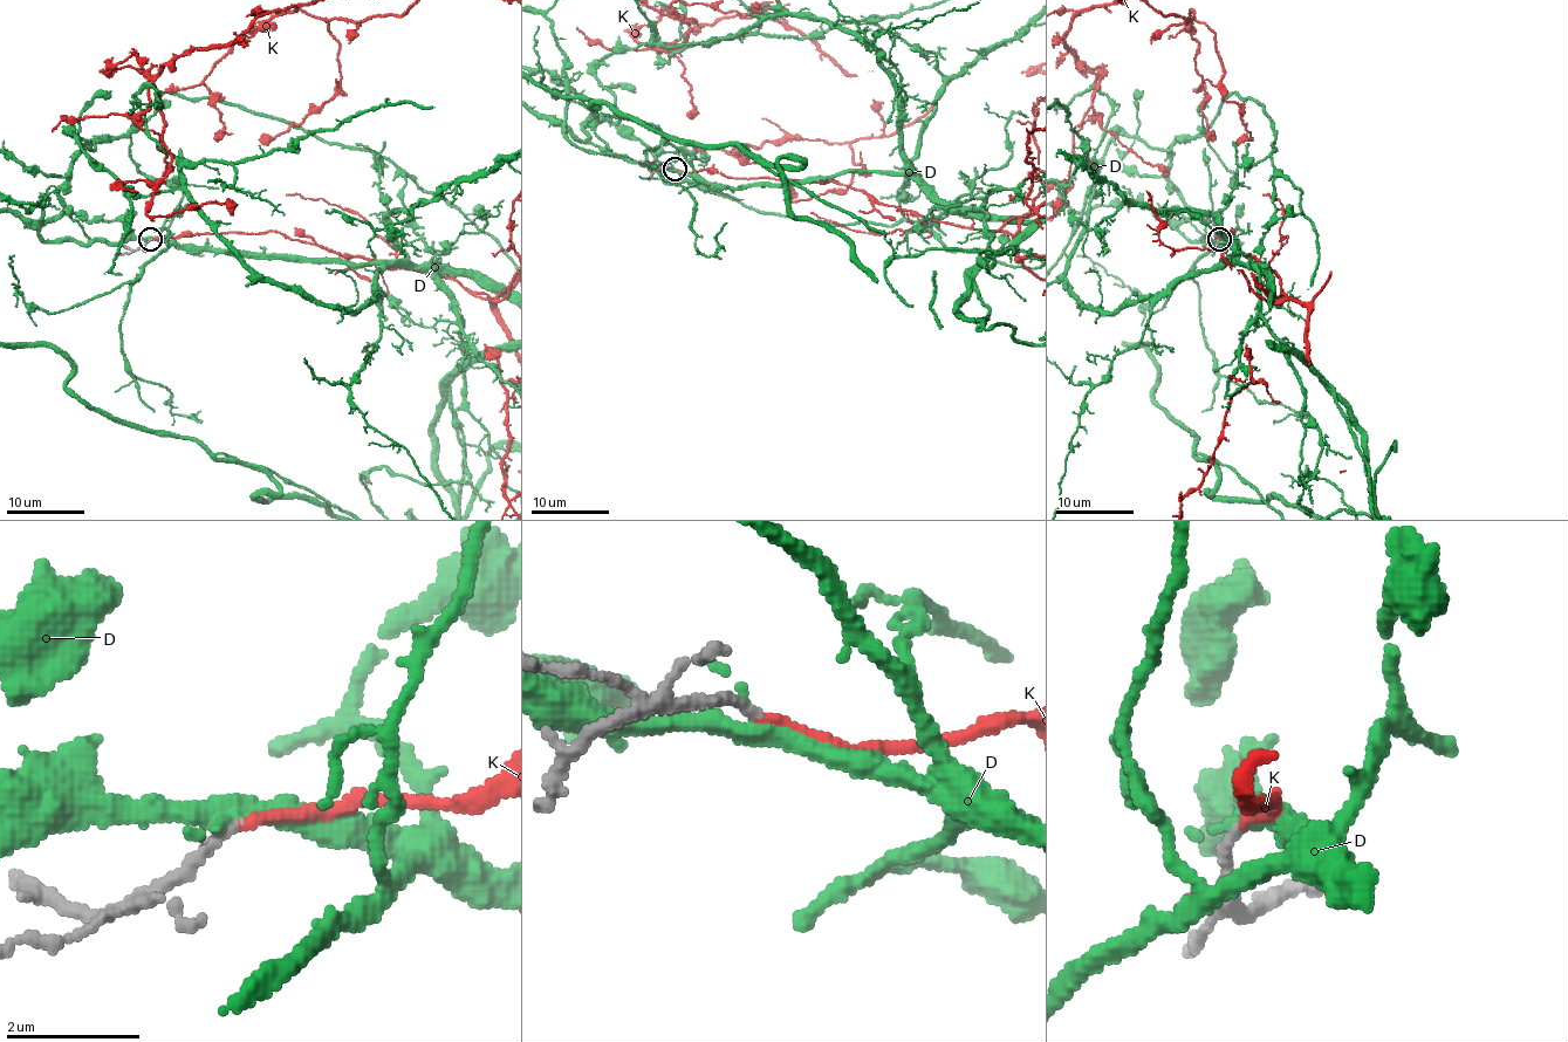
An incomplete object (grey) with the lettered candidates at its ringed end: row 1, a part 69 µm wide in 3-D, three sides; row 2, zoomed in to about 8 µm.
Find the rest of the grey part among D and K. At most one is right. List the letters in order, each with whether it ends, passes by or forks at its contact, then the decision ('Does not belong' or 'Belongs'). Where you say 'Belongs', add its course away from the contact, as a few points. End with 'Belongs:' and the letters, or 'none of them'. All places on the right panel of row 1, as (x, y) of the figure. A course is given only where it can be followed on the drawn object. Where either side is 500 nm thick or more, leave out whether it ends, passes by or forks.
D: It passes by. Does not belong
K: It ends there. Belongs
Belongs: K

